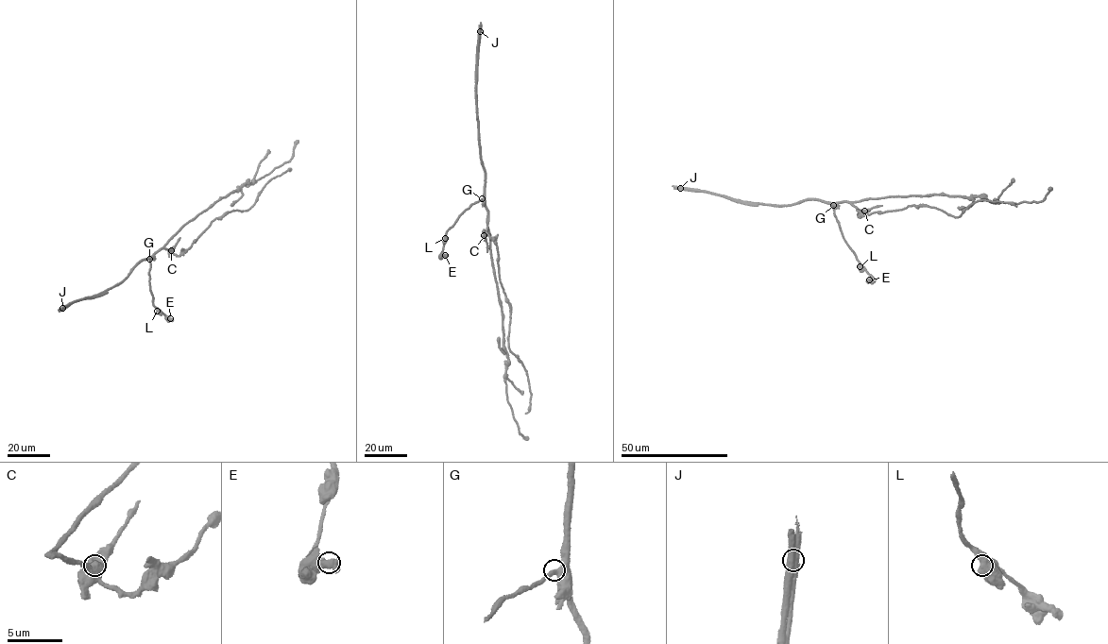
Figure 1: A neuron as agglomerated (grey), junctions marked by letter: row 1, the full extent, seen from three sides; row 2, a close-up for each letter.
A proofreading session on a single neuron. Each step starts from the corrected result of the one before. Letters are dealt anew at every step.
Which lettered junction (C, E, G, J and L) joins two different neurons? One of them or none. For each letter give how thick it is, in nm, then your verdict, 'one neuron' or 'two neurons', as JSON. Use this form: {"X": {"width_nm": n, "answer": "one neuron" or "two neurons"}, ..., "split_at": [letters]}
{"C": {"width_nm": 650, "answer": "one neuron"}, "E": {"width_nm": 550, "answer": "one neuron"}, "G": {"width_nm": 400, "answer": "one neuron"}, "J": {"width_nm": 700, "answer": "two neurons"}, "L": {"width_nm": 750, "answer": "one neuron"}, "split_at": ["J"]}

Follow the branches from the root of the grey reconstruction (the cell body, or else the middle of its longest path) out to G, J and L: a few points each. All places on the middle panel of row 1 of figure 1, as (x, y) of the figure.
G: (488, 228), (487, 210), (482, 198)
J: (488, 228), (476, 108), (480, 31)
L: (488, 228), (487, 210), (482, 199), (463, 211), (447, 230), (445, 238)

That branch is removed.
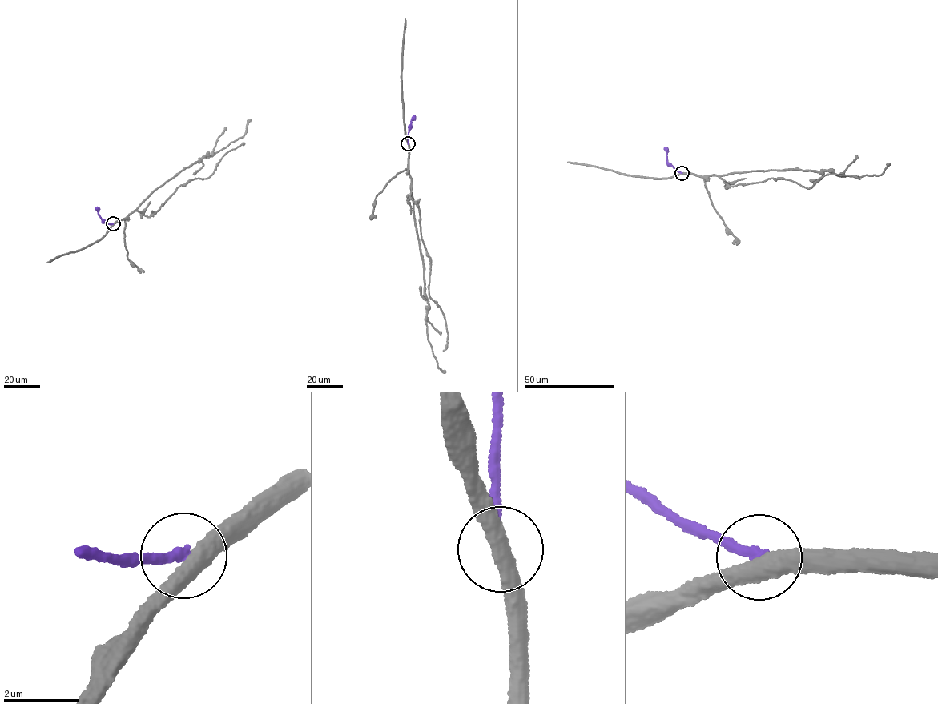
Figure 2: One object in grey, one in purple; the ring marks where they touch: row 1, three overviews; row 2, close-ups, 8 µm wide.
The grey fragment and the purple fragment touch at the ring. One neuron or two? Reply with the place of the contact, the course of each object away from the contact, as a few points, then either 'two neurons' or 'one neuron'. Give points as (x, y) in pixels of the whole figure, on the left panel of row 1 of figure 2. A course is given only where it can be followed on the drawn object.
(113, 223) | grey via (113, 224), (126, 217), (155, 189), (181, 170), (244, 135), (250, 118) | purple via (113, 224), (107, 224), (102, 220), (96, 207) | two neurons

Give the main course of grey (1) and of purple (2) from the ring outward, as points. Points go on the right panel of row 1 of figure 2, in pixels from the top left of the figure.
1: (681, 173), (705, 177), (791, 169), (827, 170), (836, 174), (859, 177), (880, 175), (889, 162)
2: (681, 173), (667, 162), (665, 146)

